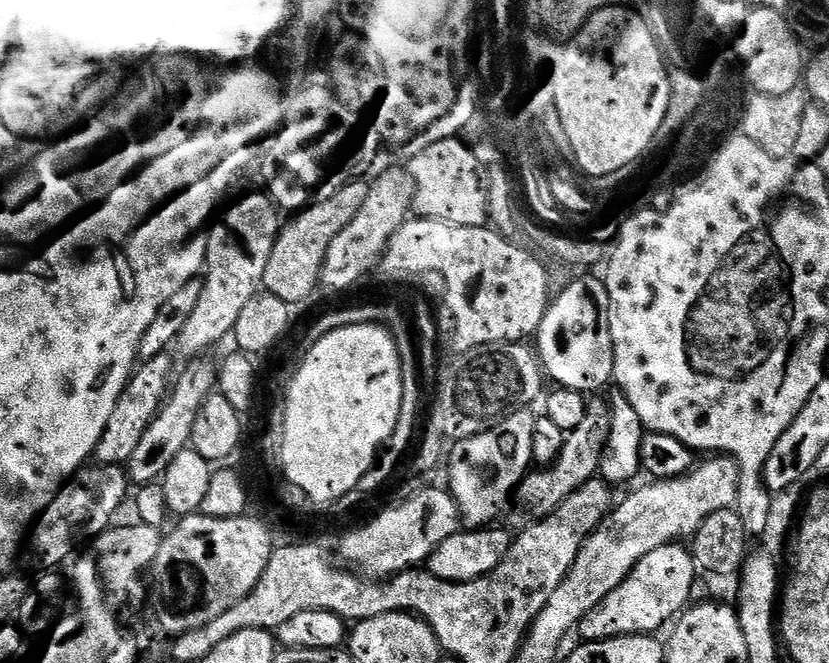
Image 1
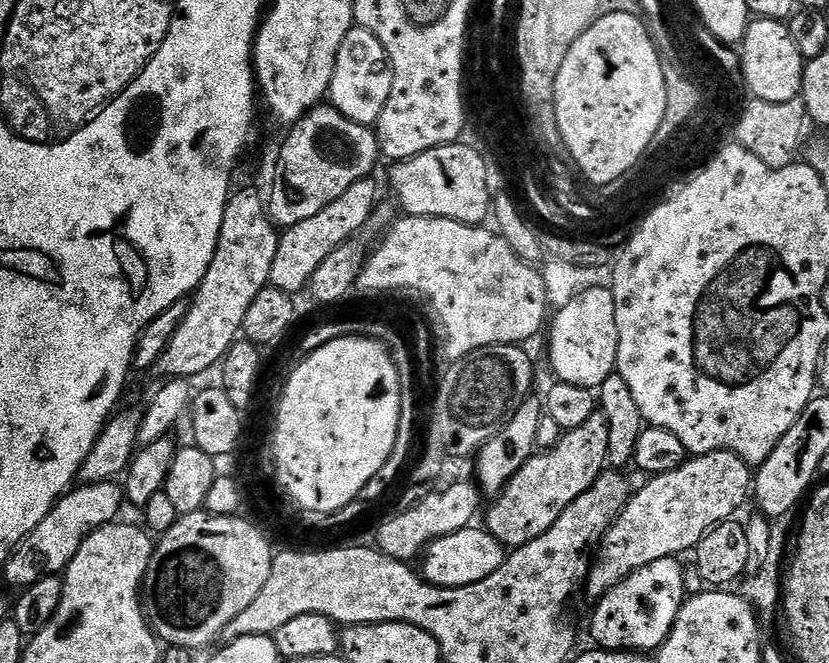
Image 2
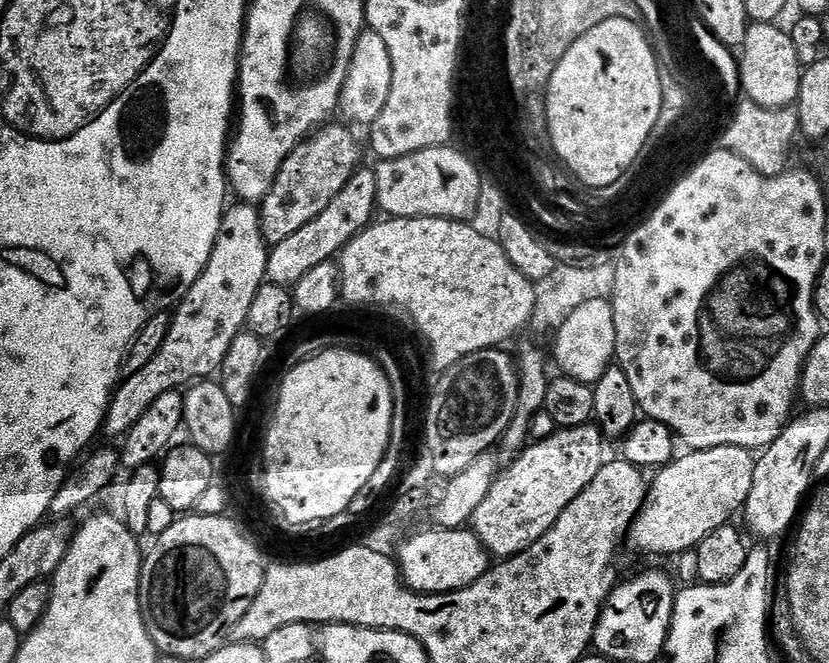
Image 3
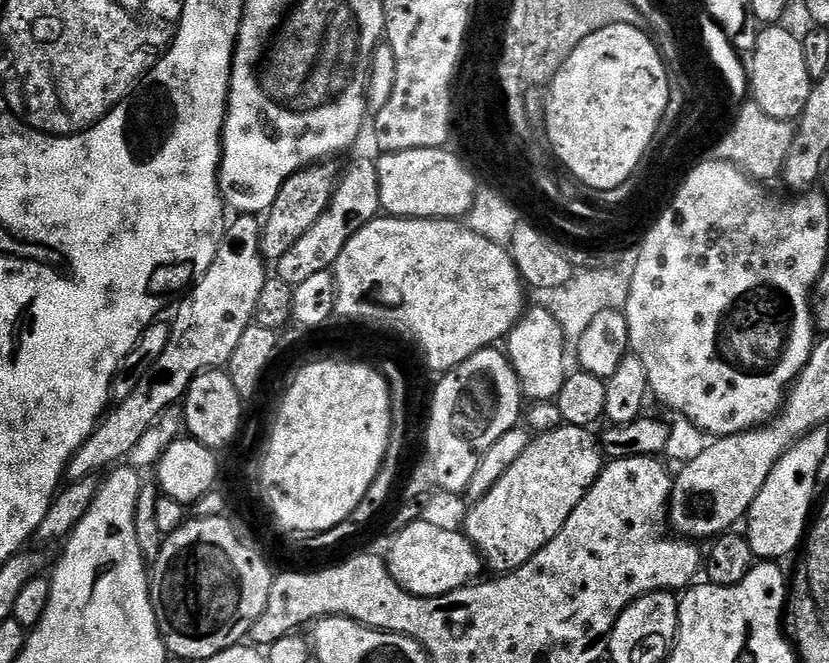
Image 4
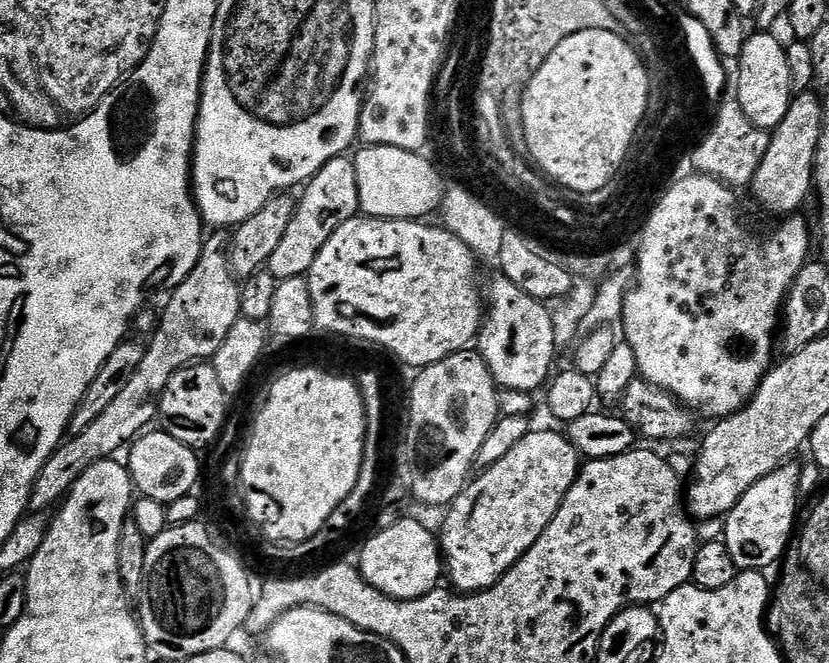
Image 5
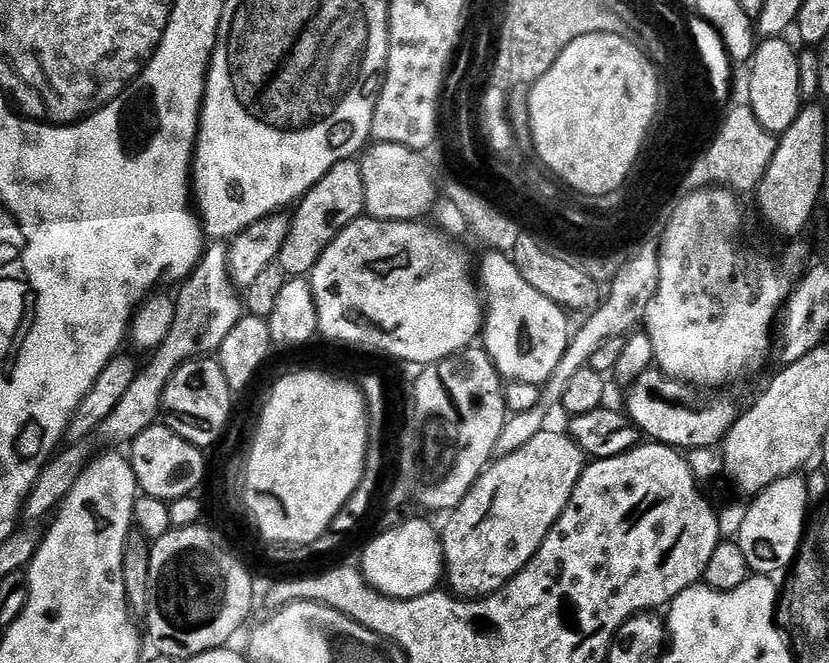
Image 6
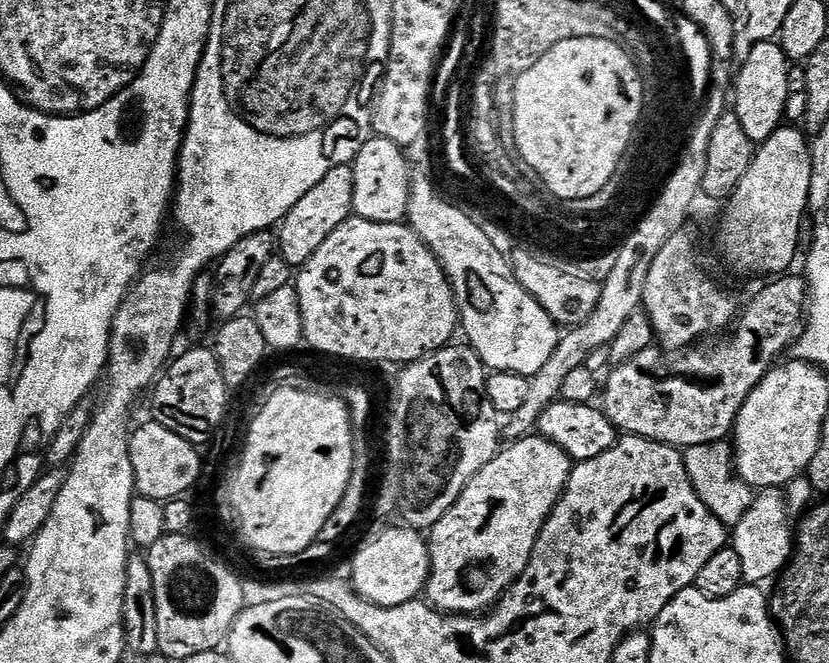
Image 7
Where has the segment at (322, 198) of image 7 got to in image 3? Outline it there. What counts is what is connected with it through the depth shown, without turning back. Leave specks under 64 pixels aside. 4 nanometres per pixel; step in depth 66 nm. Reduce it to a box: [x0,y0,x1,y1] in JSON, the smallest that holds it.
[267,167,377,286]

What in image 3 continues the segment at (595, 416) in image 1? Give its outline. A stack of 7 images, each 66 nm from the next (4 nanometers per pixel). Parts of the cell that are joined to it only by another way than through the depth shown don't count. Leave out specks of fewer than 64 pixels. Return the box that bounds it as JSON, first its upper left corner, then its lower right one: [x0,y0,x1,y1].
[470,423,606,558]

